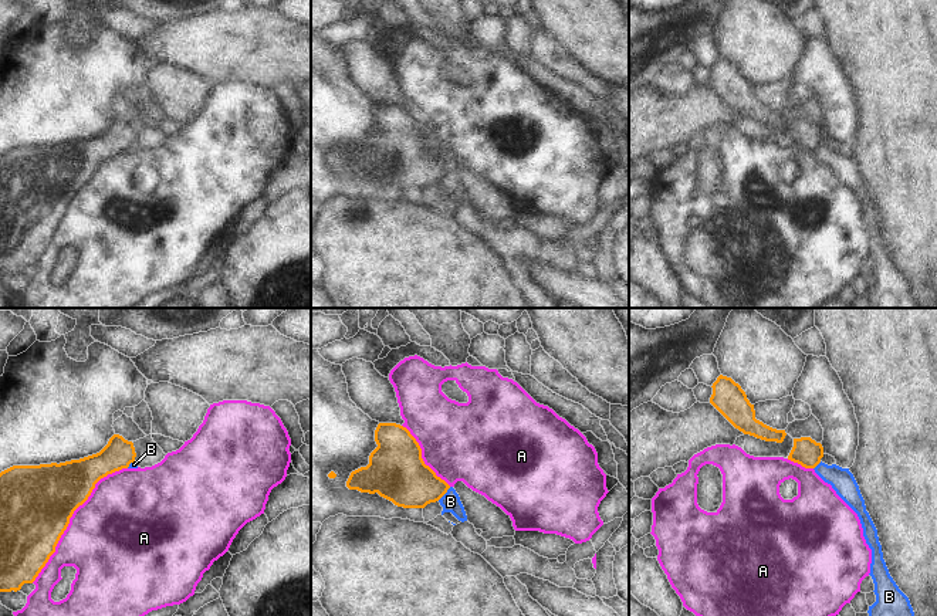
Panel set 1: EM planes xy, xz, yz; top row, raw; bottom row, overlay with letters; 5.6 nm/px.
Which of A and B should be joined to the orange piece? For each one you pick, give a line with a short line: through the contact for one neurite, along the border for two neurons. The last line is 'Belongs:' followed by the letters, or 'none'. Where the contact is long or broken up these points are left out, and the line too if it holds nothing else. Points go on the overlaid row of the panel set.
Belongs: none.

